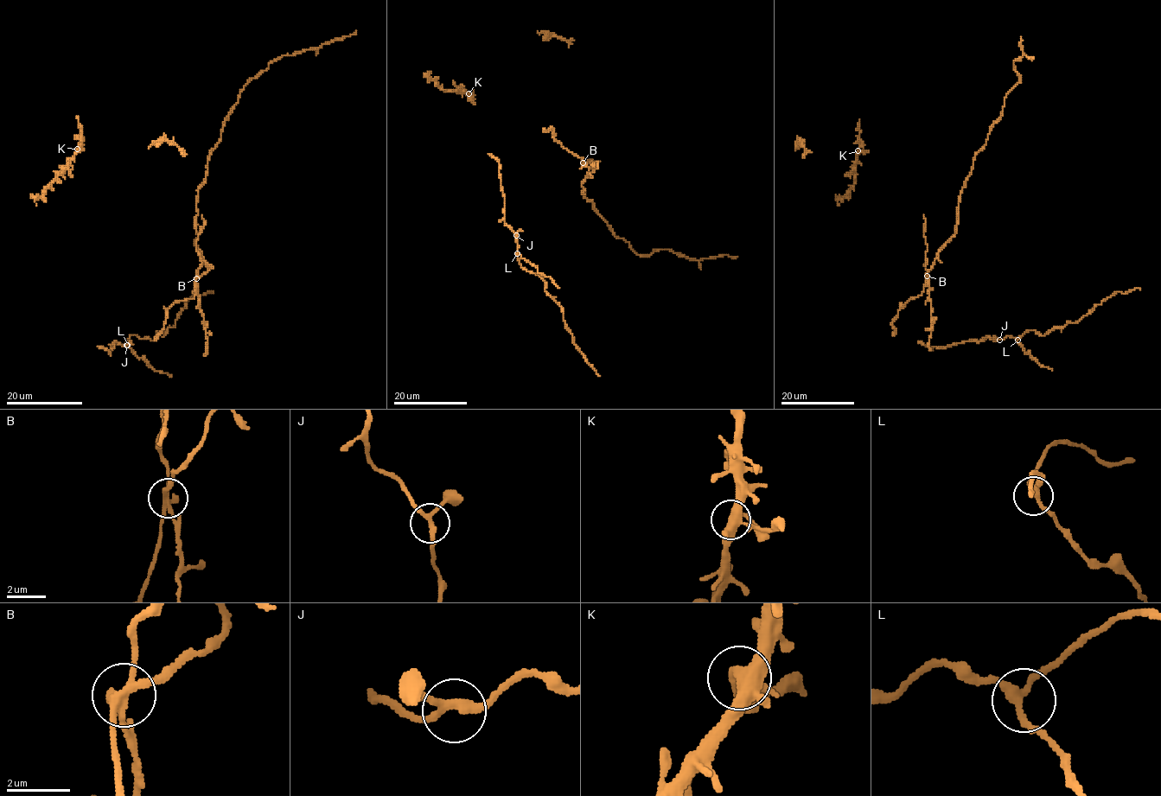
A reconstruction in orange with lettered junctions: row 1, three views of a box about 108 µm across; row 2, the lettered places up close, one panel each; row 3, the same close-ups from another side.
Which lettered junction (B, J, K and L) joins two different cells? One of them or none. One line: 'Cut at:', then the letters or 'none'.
Cut at: B

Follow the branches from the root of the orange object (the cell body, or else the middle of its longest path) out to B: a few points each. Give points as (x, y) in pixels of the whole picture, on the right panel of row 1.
B: (918, 296), (921, 295), (927, 276)

